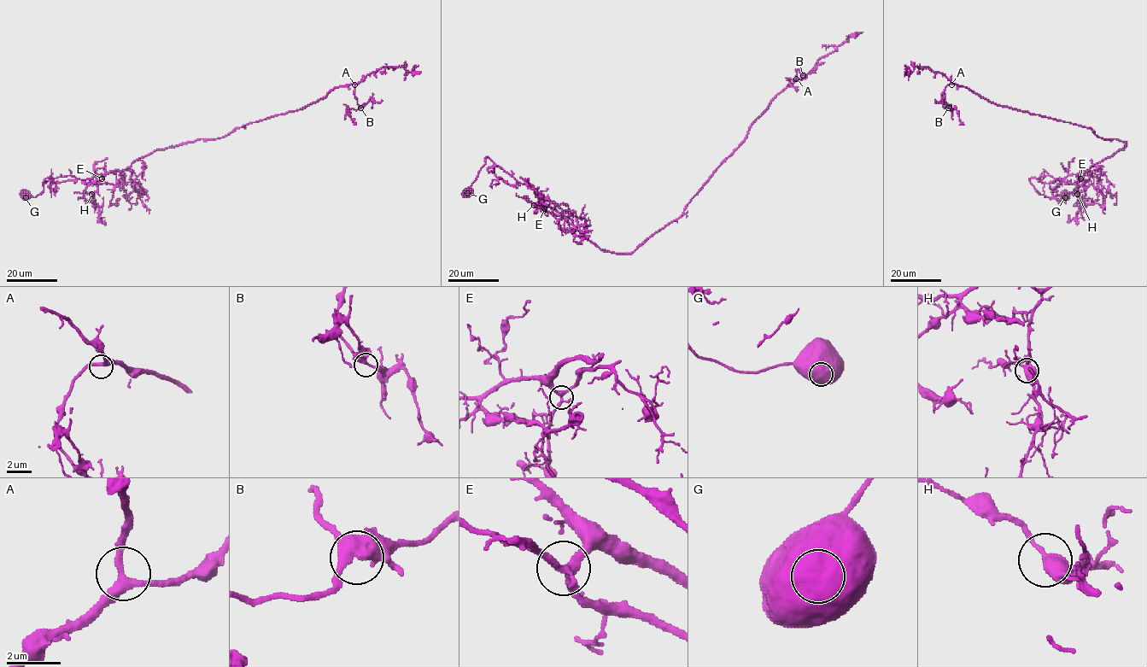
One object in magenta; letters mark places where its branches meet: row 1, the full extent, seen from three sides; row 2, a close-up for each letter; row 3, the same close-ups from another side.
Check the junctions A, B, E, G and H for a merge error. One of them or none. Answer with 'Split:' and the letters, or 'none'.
Split: none

